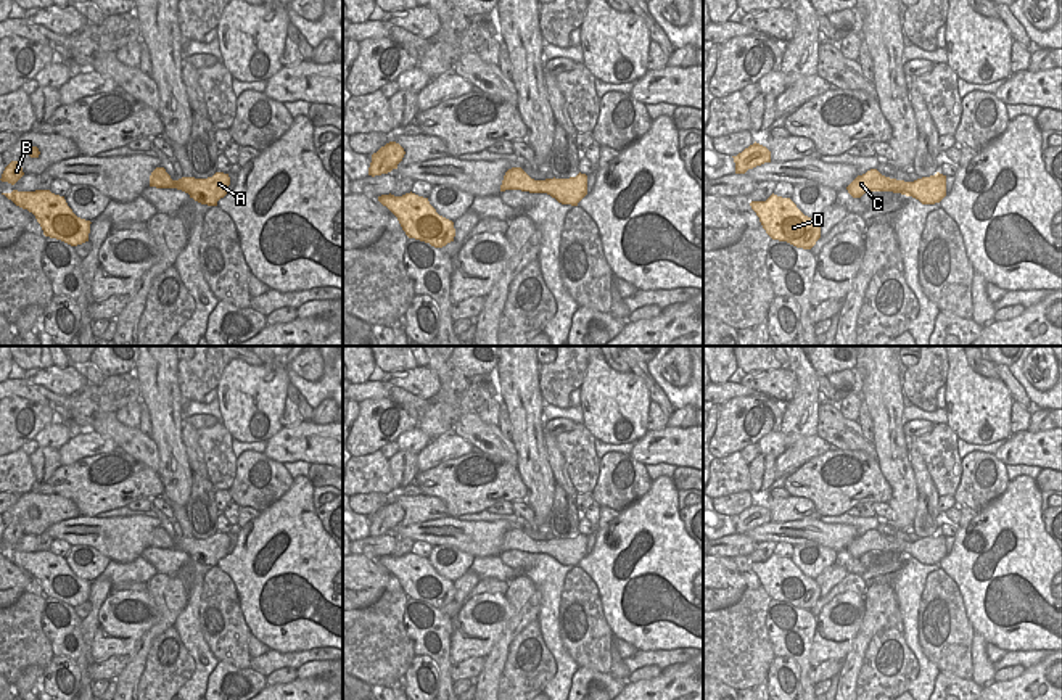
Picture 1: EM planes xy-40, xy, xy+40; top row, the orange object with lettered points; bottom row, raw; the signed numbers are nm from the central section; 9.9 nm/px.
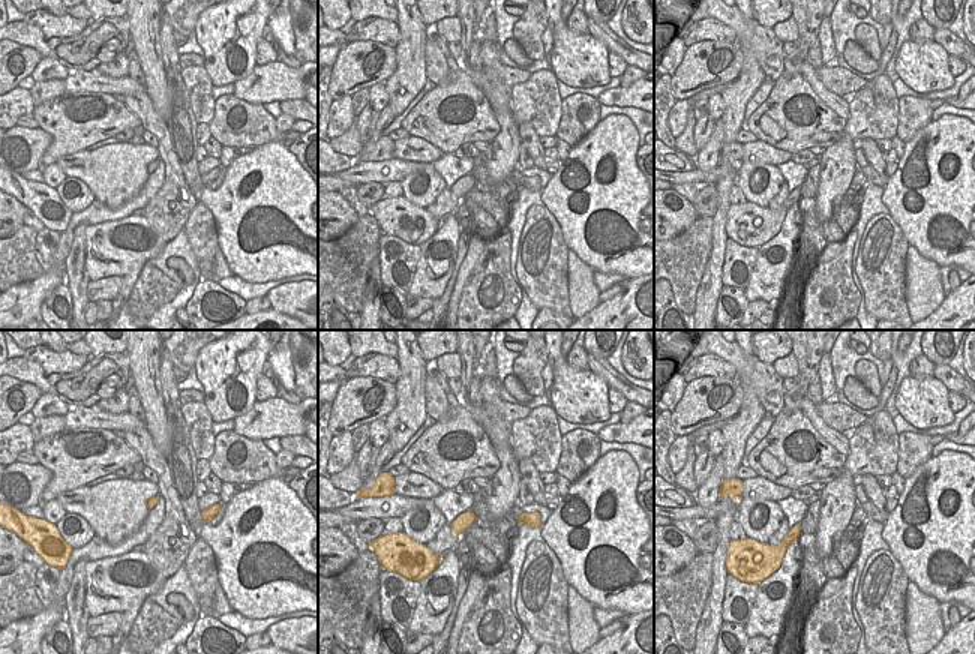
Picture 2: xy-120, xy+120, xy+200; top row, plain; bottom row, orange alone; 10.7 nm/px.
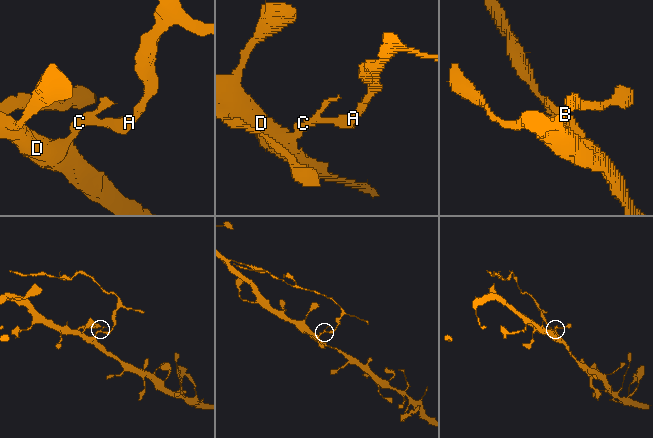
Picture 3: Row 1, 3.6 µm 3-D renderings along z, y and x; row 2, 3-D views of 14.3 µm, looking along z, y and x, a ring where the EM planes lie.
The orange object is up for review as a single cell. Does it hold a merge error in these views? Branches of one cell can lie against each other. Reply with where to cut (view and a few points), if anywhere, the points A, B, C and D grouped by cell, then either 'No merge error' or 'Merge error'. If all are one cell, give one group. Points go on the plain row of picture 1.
Split along xy+40 (906, 543), (895, 552). Groups: A / B C D. Merge error.

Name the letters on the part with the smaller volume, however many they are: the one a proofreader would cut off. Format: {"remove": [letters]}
{"remove": ["A"]}

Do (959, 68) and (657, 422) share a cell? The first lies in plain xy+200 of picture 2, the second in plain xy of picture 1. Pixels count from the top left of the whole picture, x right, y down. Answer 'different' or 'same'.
same

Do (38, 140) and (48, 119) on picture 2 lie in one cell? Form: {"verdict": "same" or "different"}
{"verdict": "different"}

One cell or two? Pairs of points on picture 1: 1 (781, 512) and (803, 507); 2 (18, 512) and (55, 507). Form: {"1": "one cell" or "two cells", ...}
{"1": "one cell", "2": "one cell"}

